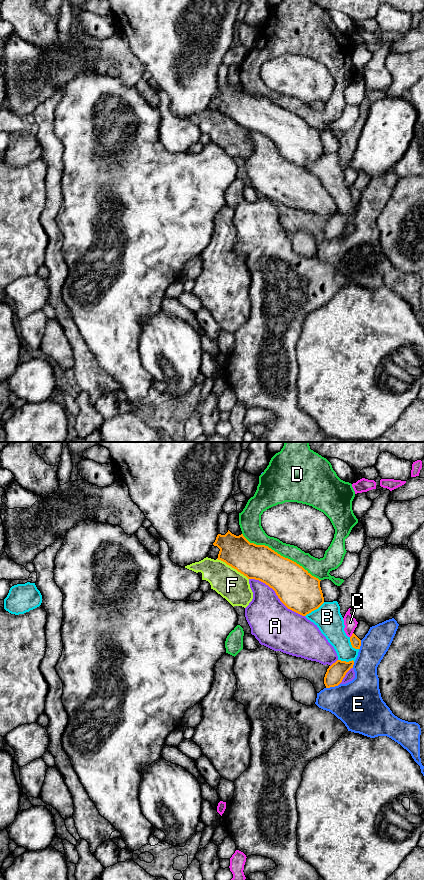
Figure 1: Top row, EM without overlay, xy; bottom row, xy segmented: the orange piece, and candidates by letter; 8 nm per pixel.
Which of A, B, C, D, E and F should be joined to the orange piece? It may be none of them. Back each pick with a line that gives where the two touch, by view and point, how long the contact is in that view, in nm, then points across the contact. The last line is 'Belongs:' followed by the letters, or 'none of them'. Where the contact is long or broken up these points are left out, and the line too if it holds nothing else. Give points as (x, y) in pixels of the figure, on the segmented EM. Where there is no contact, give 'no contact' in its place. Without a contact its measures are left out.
Belongs: none of them

